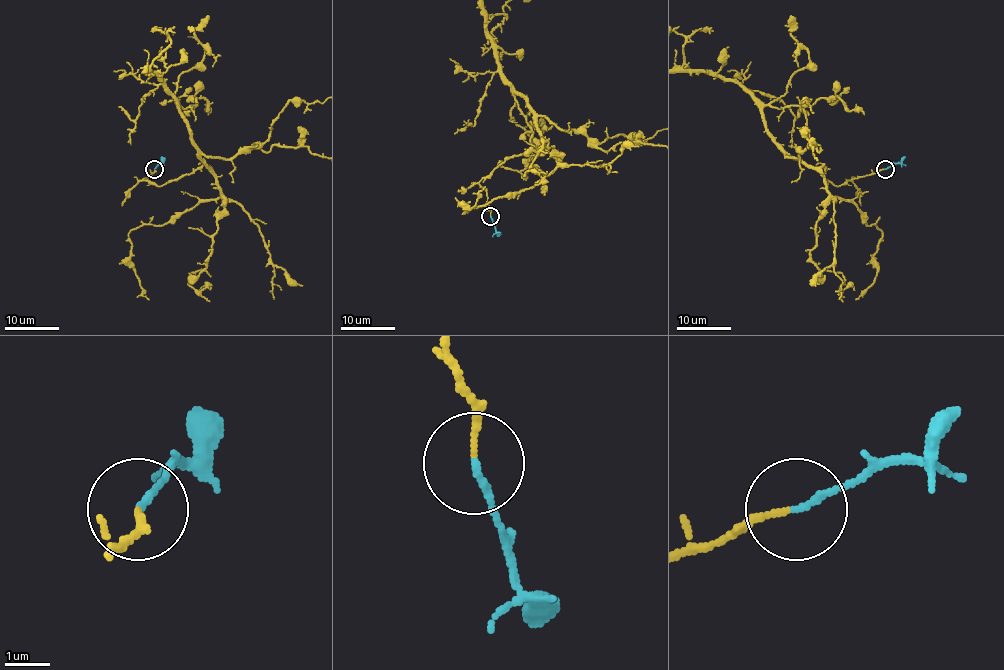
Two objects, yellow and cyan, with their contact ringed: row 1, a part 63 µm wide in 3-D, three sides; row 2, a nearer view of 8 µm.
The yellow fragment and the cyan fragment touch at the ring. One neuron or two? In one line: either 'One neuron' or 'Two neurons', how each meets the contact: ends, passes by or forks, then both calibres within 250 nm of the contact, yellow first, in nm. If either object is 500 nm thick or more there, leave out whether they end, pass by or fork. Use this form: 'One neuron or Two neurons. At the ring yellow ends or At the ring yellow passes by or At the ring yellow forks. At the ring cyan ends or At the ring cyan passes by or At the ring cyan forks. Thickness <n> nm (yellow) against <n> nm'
One neuron. At the ring yellow ends. At the ring cyan ends. Thickness 130 nm (yellow) against 140 nm

